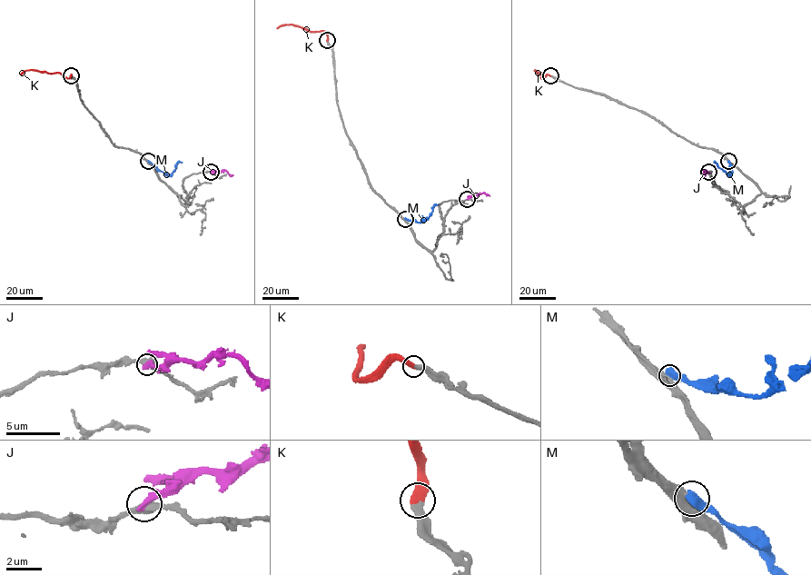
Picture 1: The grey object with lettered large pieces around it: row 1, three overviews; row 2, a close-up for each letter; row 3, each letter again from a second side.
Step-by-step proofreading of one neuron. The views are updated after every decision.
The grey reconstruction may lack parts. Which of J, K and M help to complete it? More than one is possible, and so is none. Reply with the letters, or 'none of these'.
K

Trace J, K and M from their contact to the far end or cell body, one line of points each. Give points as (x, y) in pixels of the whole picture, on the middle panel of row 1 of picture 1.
J: (467, 199), (483, 193), (489, 196)
K: (327, 40), (323, 31), (309, 31), (293, 24), (281, 24), (277, 28)
M: (405, 219), (421, 223), (439, 204)

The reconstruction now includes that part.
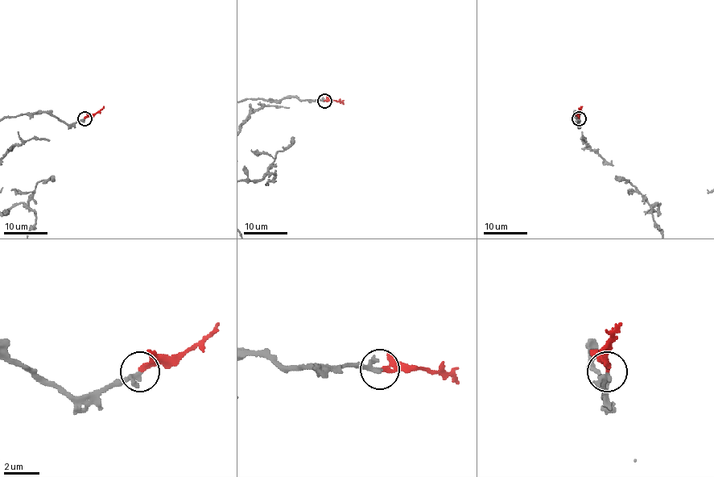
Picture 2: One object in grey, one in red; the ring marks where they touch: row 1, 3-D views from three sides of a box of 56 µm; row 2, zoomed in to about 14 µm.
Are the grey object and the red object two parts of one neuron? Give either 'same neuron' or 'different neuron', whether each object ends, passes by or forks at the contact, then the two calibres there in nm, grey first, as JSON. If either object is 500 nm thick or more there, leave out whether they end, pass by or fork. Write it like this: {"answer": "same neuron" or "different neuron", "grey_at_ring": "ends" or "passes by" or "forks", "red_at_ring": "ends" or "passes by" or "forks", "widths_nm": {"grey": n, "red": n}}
{"answer": "same neuron", "grey_at_ring": "passes by", "red_at_ring": "ends", "widths_nm": {"grey": 200, "red": 280}}

